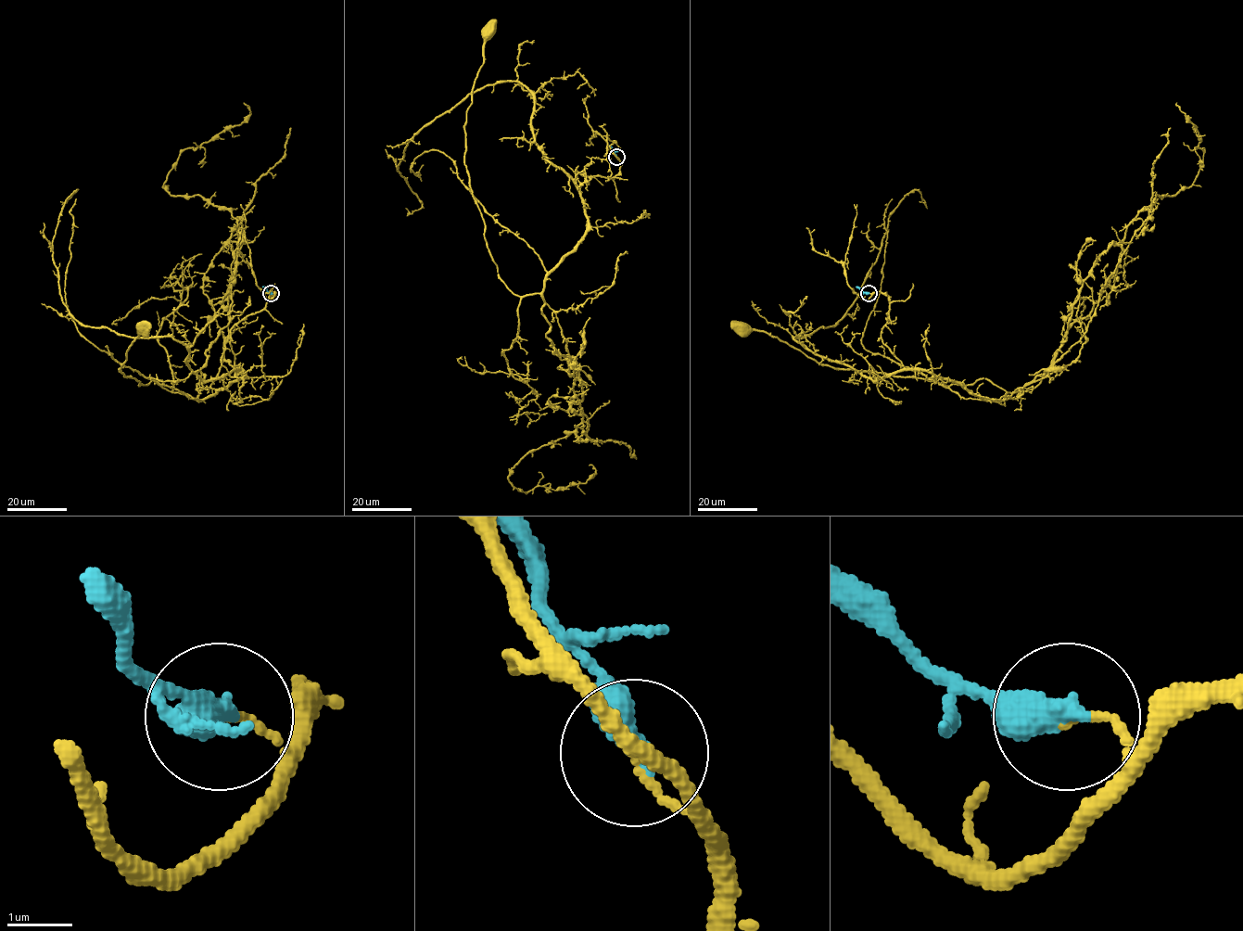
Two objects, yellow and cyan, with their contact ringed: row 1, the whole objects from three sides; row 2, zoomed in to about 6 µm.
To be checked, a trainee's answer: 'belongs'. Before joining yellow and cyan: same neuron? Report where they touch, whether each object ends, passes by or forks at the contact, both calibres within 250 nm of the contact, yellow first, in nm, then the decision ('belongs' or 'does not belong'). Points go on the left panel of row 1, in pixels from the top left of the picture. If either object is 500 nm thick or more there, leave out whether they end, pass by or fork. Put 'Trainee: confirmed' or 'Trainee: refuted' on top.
Trainee: refuted
(271, 293) | yellow ends | cyan ends | 100/480 nm | does not belong

